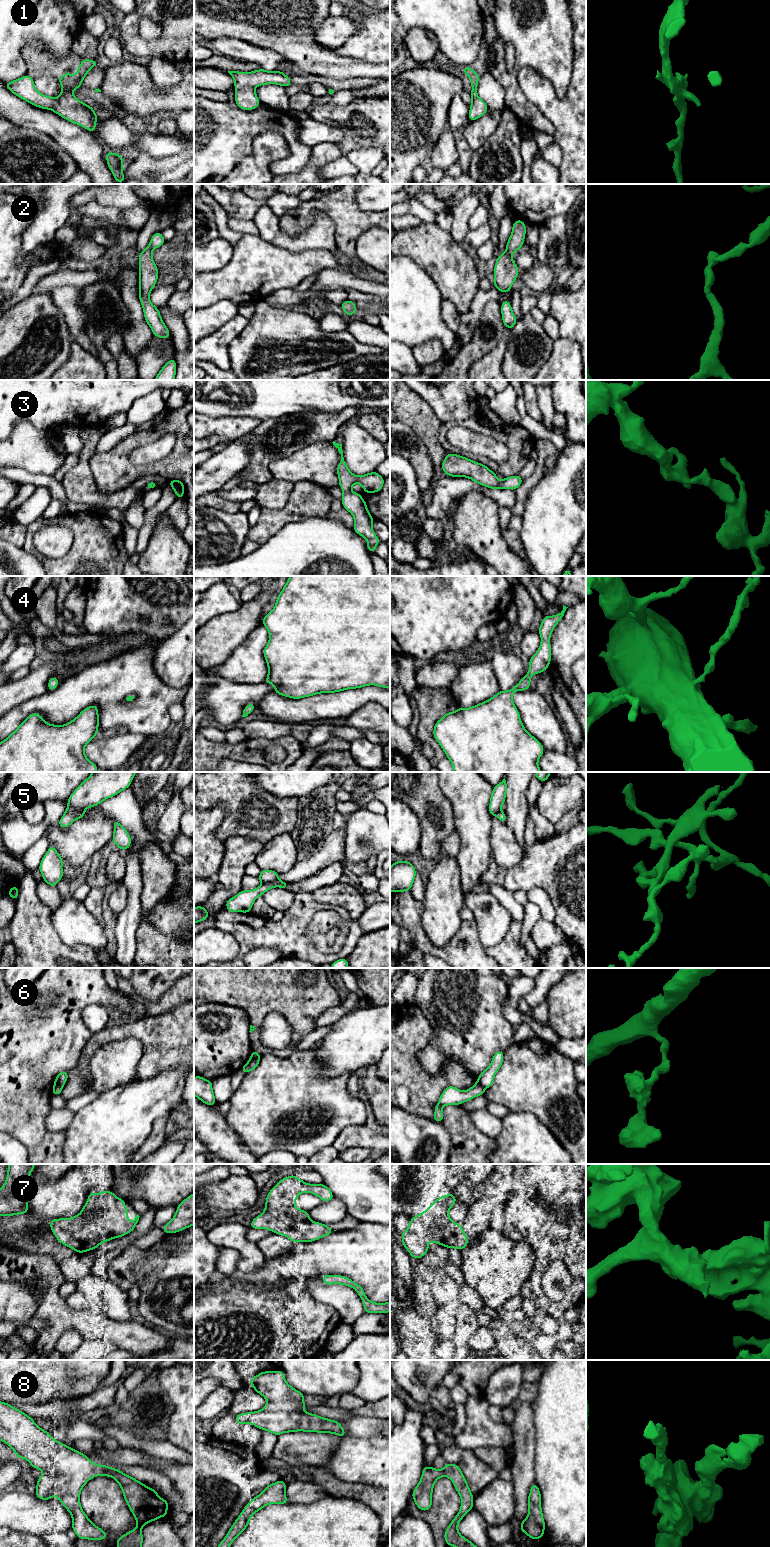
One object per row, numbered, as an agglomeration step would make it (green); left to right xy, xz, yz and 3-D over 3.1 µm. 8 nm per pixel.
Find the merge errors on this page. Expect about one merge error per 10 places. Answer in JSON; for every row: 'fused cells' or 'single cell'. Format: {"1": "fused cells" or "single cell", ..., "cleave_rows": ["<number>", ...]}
{"1": "single cell", "2": "single cell", "3": "single cell", "4": "single cell", "5": "fused cells", "6": "fused cells", "7": "single cell", "8": "single cell", "cleave_rows": ["5", "6"]}

